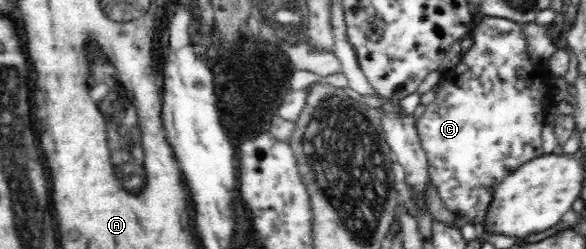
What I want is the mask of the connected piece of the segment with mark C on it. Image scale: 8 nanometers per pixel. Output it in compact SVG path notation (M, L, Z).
M480 16L478 19L481 20L481 24L477 23L477 30L472 31L471 35L474 38L473 47L463 56L461 63L453 69L453 74L447 74L447 80L444 80L442 83L442 88L437 94L436 100L426 106L426 110L417 124L420 141L428 160L432 186L436 188L439 200L441 200L449 212L452 212L460 221L462 220L463 224L473 225L481 222L482 218L486 216L491 202L494 201L494 192L498 184L511 173L514 173L523 163L529 162L529 160L543 154L543 147L541 146L543 144L541 140L542 129L543 127L548 127L545 110L555 104L555 86L553 86L551 80L556 77L547 70L547 64L535 64L533 60L529 59L525 37L520 31L523 26L522 23L517 23L513 19L491 16Z

